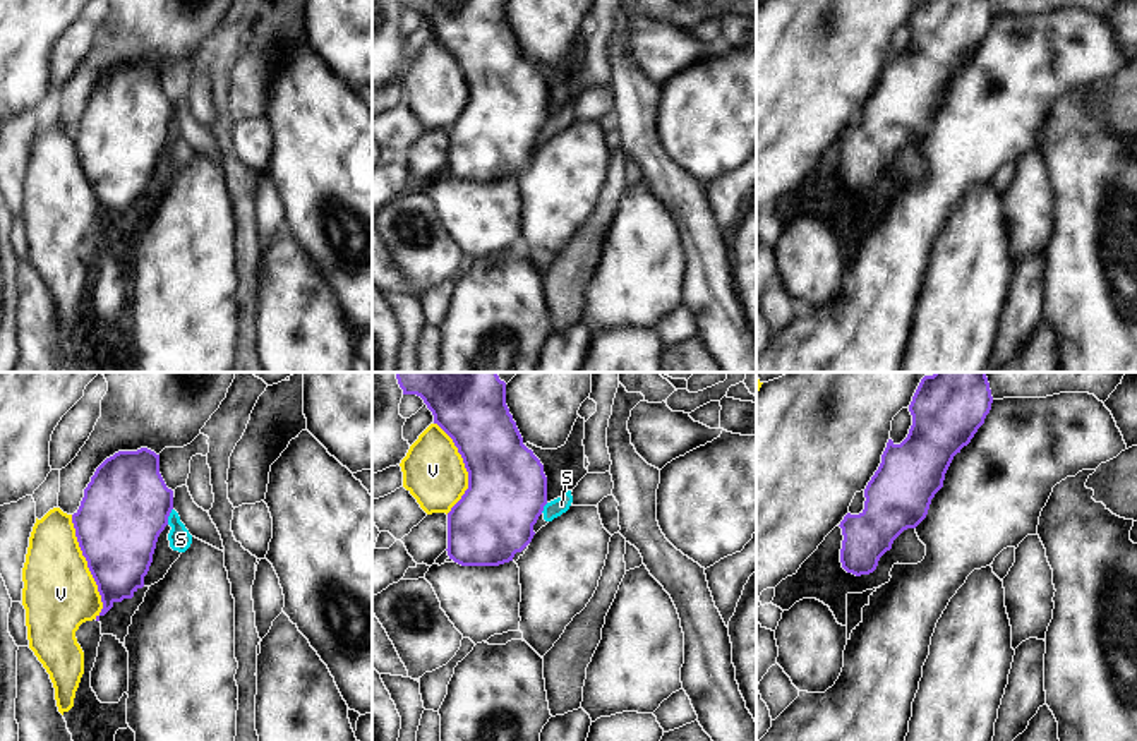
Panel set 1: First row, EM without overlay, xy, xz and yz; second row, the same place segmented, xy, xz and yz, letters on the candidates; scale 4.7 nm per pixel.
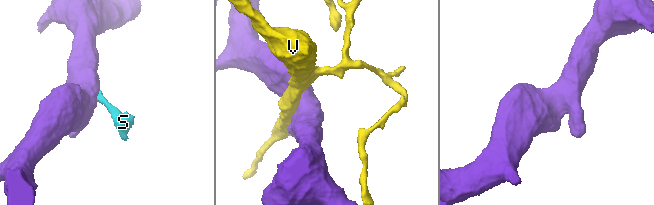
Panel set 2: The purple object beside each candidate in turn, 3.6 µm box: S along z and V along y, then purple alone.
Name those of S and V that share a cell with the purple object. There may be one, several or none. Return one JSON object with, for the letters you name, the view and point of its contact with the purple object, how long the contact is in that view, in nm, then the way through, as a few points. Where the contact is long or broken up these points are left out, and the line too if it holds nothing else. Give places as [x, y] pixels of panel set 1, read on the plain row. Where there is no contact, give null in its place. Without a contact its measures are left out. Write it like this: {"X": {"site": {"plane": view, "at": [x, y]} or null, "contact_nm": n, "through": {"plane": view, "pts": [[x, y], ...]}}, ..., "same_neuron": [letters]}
{"same_neuron": []}

